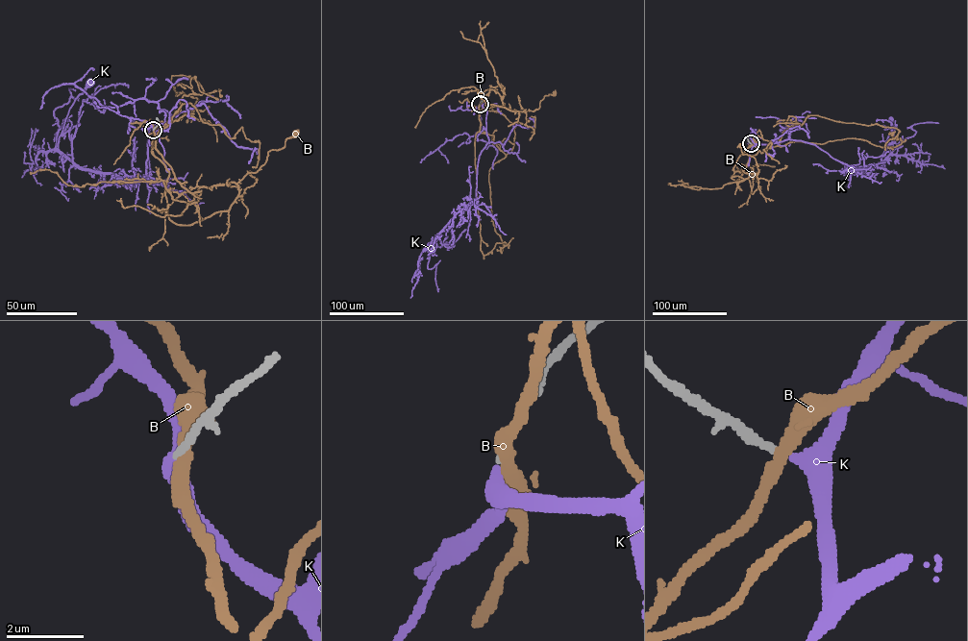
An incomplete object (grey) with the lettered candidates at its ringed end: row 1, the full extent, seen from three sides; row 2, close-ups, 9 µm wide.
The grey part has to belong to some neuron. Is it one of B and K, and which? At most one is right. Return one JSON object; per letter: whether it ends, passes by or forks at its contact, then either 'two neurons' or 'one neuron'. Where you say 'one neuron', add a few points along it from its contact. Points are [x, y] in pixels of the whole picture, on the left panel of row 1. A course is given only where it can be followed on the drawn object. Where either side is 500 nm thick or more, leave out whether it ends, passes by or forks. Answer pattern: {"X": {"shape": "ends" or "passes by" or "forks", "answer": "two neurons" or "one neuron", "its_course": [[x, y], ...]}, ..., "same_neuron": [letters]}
{"B": {"shape": "passes by", "answer": "two neurons"}, "K": {"shape": "passes by", "answer": "one neuron", "its_course": [[153, 129], [167, 131], [170, 121], [149, 129], [144, 180], [76, 165], [58, 143], [69, 109], [89, 83]]}, "same_neuron": ["K"]}

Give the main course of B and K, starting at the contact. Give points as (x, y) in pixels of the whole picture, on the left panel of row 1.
B: (153, 129), (157, 151), (182, 185), (201, 191), (197, 196), (200, 186), (256, 172), (268, 151), (296, 134)
K: (153, 129), (167, 131), (170, 121), (149, 129), (144, 180), (76, 165), (58, 143), (69, 109), (89, 83)

